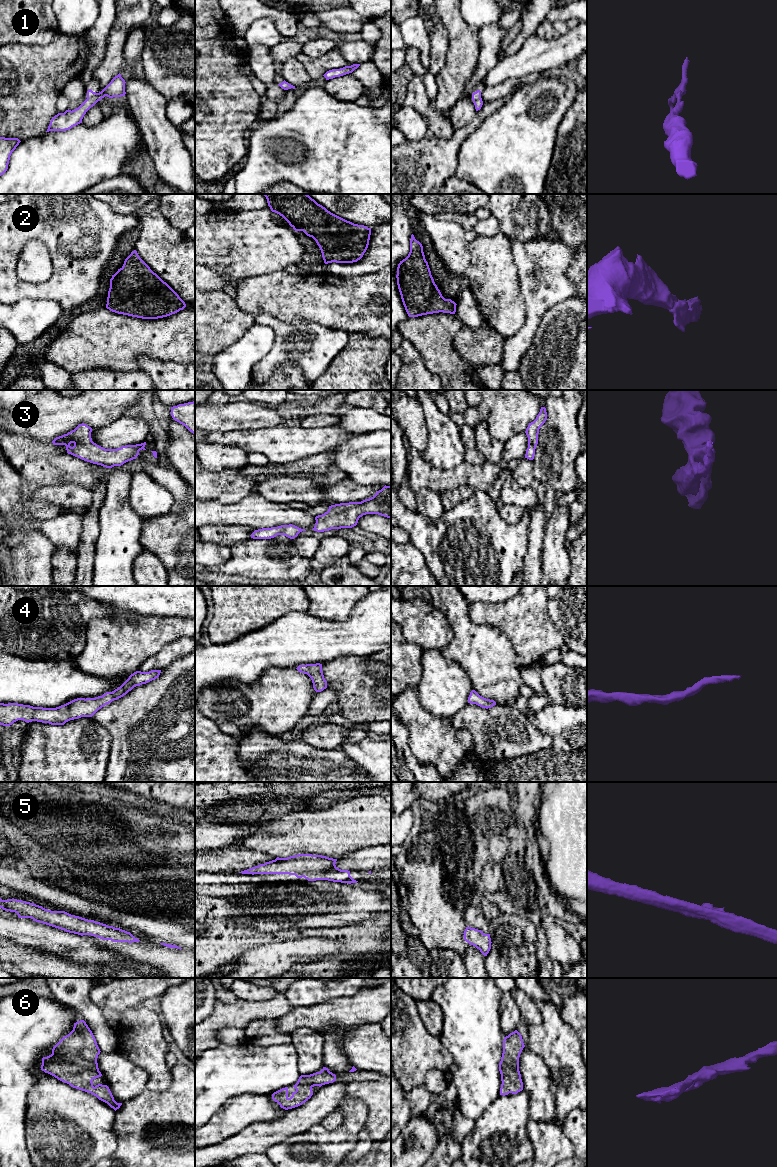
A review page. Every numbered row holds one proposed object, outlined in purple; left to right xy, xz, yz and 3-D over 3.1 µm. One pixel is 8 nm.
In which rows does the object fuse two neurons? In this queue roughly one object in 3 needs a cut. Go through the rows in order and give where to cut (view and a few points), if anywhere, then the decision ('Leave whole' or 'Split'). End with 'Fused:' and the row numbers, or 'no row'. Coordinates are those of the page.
1: No split. Leave whole
2: No split. Leave whole
3: No split. Leave whole
4: No split. Leave whole
5: No split. Leave whole
6: No split. Leave whole
Fused: no row

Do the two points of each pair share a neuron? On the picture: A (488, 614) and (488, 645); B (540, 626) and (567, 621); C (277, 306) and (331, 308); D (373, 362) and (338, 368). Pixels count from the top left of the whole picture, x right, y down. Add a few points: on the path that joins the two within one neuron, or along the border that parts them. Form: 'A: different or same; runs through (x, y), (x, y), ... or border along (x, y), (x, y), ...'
A: different; border along (468, 611), (474, 622), (492, 625), (508, 637)
B: different; border along (548, 601), (548, 614), (565, 643)
C: same; runs through (290, 306), (318, 306)
D: same; runs through (364, 362), (358, 368), (347, 368)

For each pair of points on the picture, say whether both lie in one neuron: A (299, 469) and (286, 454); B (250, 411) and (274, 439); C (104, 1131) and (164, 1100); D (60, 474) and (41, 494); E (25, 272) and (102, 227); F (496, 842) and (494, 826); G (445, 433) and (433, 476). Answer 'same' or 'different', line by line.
A: different
B: different
C: different
D: different
E: different
F: different
G: different

